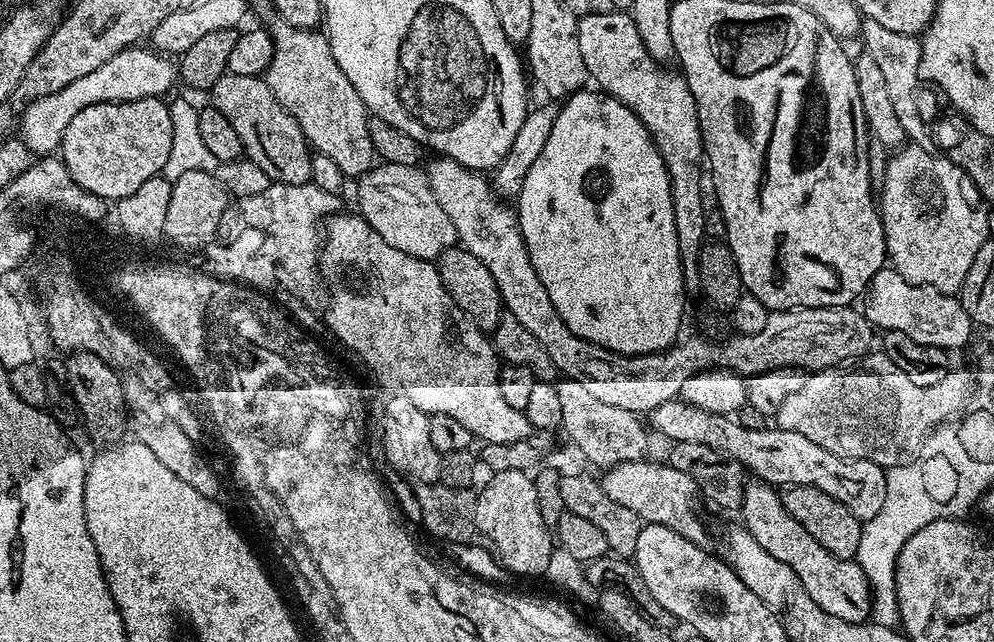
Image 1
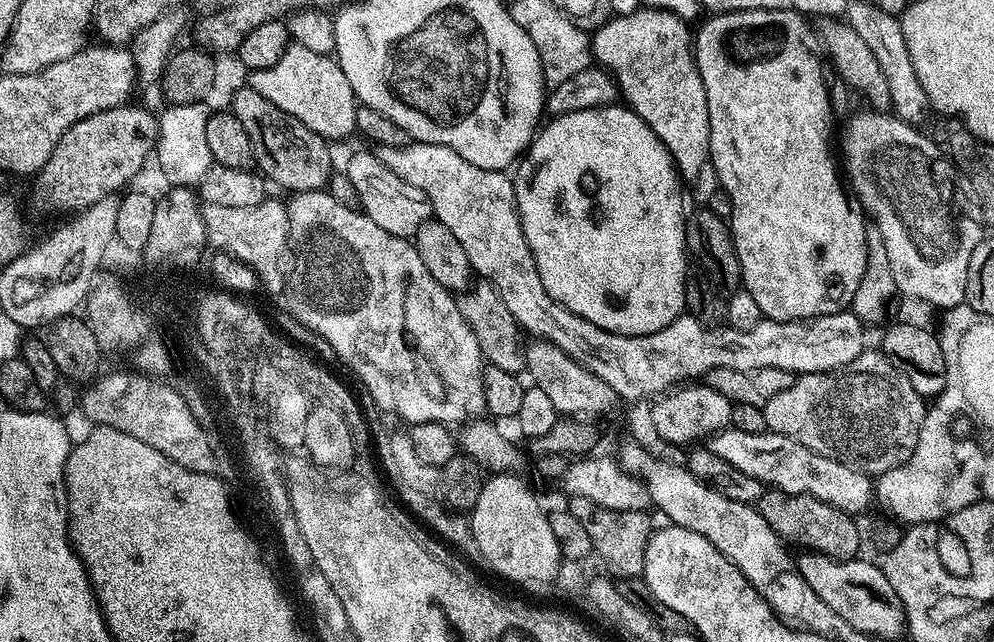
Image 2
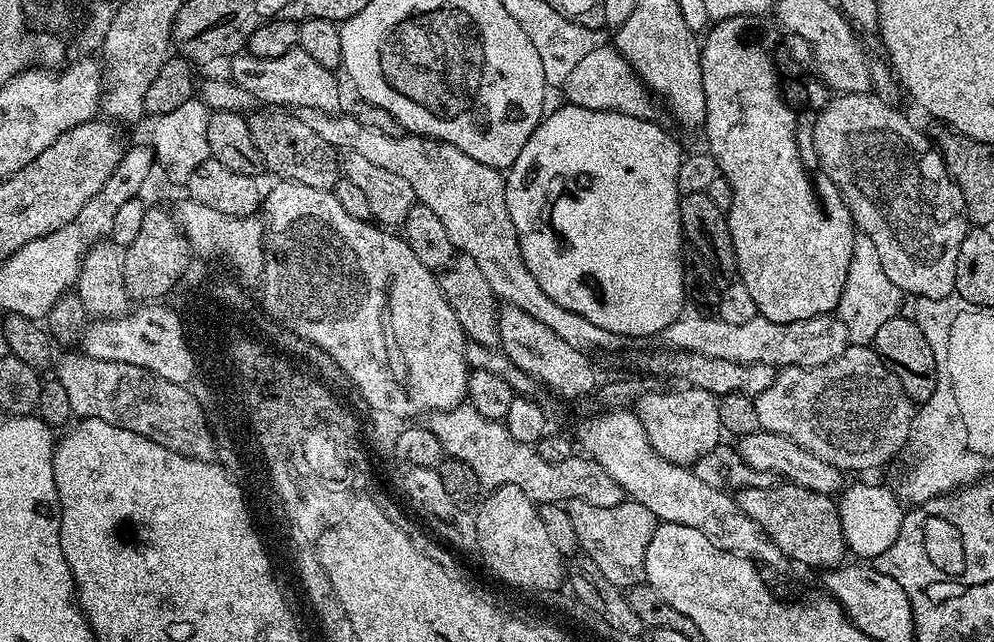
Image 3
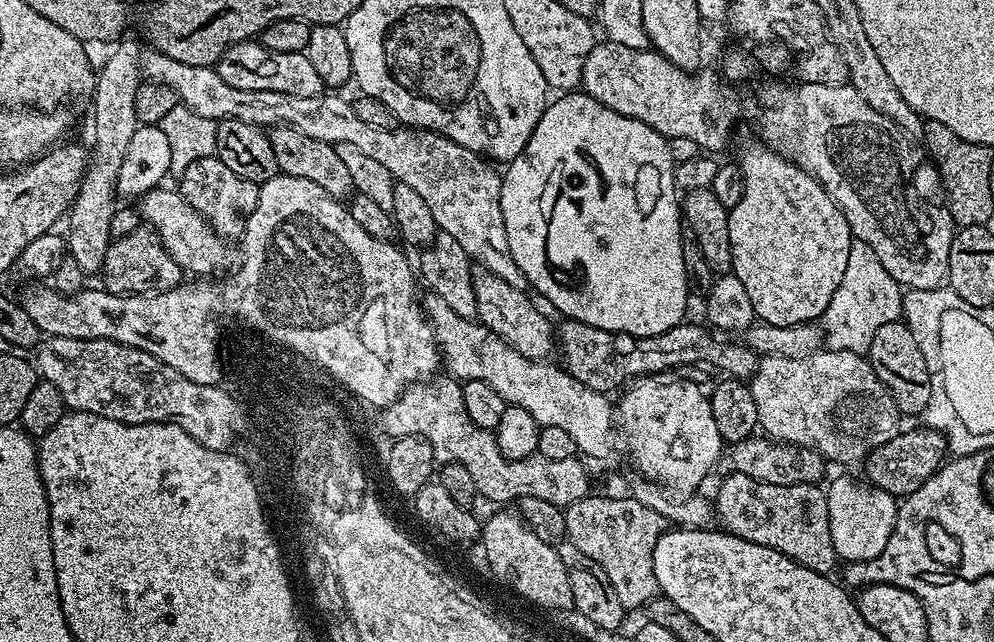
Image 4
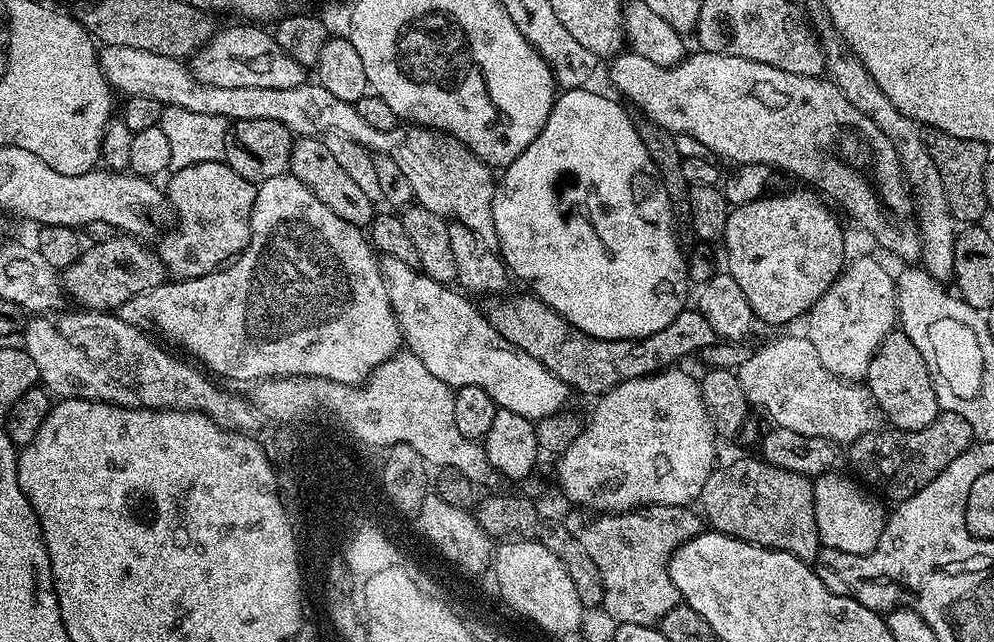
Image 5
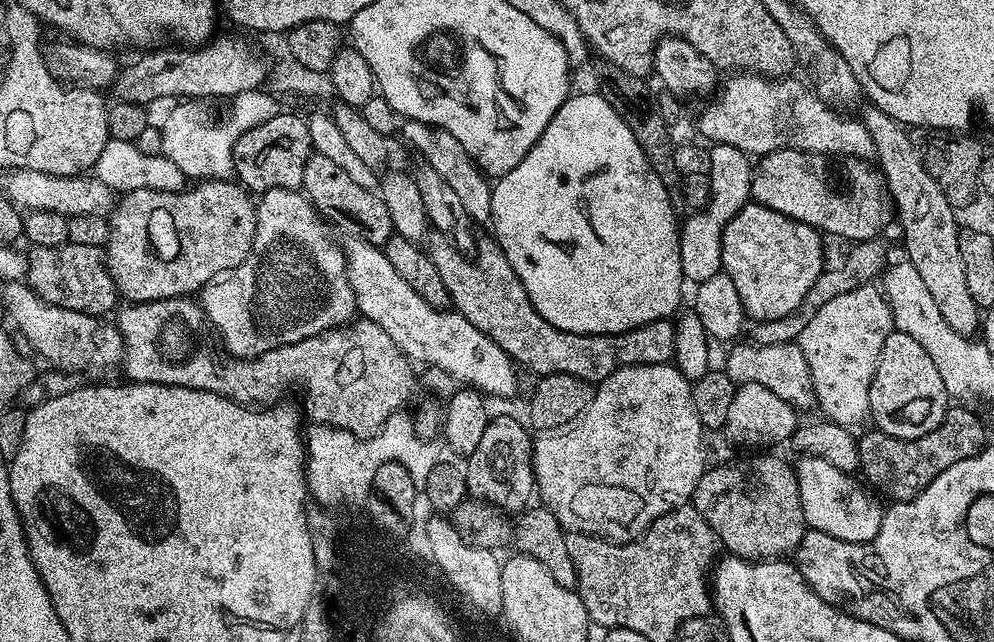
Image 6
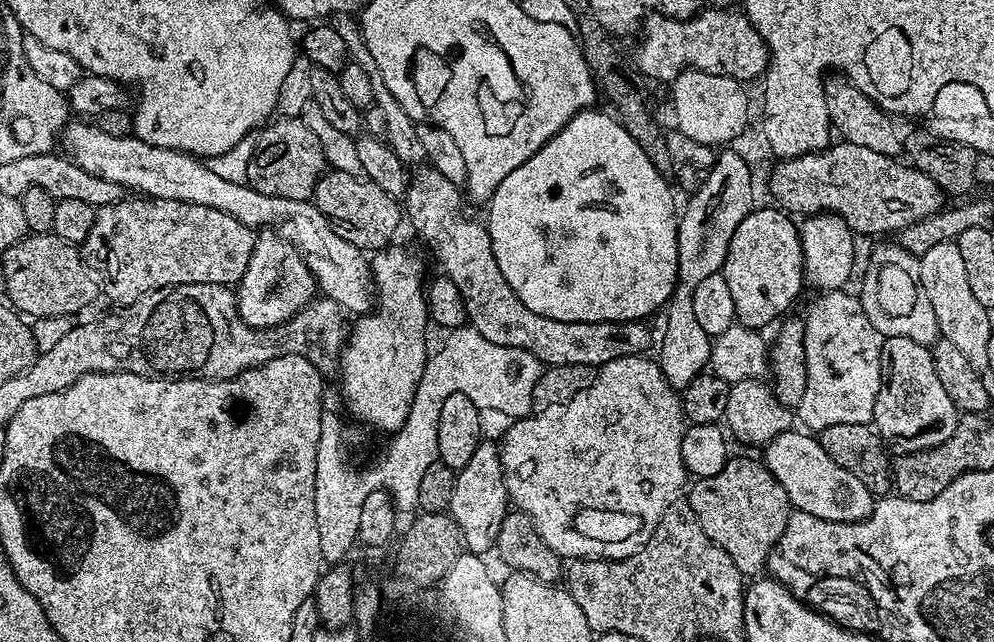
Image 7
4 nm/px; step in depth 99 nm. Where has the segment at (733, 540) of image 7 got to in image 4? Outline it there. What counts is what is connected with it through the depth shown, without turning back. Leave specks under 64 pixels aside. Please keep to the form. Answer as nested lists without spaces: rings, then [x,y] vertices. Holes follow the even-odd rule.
[[[728,474],[723,477],[720,489],[714,499],[714,512],[722,523],[723,531],[729,536],[737,536],[746,542],[754,542],[758,546],[766,546],[778,550],[794,562],[806,566],[815,572],[835,573],[838,557],[834,550],[834,538],[830,538],[830,516],[828,514],[828,494],[820,484],[787,484],[786,486],[770,486],[766,482],[758,482],[744,474]]]

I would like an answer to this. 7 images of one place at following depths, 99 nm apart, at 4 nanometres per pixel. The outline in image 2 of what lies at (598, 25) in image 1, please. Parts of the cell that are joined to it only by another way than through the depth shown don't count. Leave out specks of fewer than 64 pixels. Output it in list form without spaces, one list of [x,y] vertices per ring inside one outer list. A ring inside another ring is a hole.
[[[639,7],[628,16],[613,15],[595,33],[590,36],[592,59],[603,68],[613,80],[619,95],[624,96],[623,103],[654,130],[654,134],[666,146],[672,163],[676,165],[679,179],[691,182],[698,178],[704,164],[710,157],[710,110],[706,106],[706,86],[702,86],[702,78],[698,74],[698,66],[694,55],[694,40],[690,28],[683,19],[672,12],[659,11],[655,8]]]

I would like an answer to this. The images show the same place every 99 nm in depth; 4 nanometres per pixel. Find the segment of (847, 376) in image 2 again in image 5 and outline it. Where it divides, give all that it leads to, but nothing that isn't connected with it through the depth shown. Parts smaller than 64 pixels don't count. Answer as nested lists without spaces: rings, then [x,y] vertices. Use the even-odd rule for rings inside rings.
[[[807,335],[784,336],[758,349],[741,362],[738,375],[749,405],[753,409],[764,408],[777,428],[826,438],[837,446],[849,446],[860,435],[881,427],[882,413],[876,407],[872,391],[863,383],[832,376],[822,366],[822,358],[818,358],[818,350],[814,350]]]

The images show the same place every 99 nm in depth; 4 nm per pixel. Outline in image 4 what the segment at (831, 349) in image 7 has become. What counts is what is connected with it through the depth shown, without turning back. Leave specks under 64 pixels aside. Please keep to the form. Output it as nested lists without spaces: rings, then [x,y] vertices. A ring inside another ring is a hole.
[[[853,239],[846,274],[842,276],[842,282],[822,317],[827,347],[837,352],[867,353],[874,334],[878,334],[878,326],[886,326],[886,322],[894,322],[901,316],[901,285],[888,273],[886,266],[874,258],[874,250],[870,250],[866,242]]]

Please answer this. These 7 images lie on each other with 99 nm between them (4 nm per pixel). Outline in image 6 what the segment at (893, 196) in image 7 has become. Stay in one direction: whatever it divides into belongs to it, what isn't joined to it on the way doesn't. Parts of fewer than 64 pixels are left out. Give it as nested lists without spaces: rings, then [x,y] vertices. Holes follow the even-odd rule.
[[[780,148],[759,157],[752,169],[751,199],[768,209],[786,214],[791,220],[800,221],[823,235],[830,234],[850,244],[864,242],[868,239],[879,237],[891,216],[894,216],[894,205],[887,194],[887,187],[880,170],[875,165],[868,165],[867,161],[853,159],[849,161],[848,176],[845,186],[832,184],[829,161],[827,157],[816,152],[802,151],[799,148]]]

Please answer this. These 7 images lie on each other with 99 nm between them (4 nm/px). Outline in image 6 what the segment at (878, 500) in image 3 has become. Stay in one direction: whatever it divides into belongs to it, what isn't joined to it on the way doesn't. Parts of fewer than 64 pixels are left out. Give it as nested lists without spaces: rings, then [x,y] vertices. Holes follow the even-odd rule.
[[[804,456],[800,461],[795,461],[794,467],[804,522],[809,529],[822,530],[822,534],[830,534],[830,538],[842,538],[842,542],[872,543],[882,526],[884,508],[867,492],[868,488],[859,479],[855,480],[855,475],[838,470],[838,466],[830,466],[830,462],[822,462],[822,458],[817,456]]]

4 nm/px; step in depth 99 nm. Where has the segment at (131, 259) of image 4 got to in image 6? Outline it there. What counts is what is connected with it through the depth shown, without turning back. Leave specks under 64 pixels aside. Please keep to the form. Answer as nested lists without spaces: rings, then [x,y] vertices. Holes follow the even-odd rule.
[[[69,242],[57,248],[33,247],[31,251],[27,253],[26,283],[47,304],[99,317],[108,314],[104,312],[110,311],[112,307],[117,307],[116,283],[108,273],[106,256],[101,249]]]

